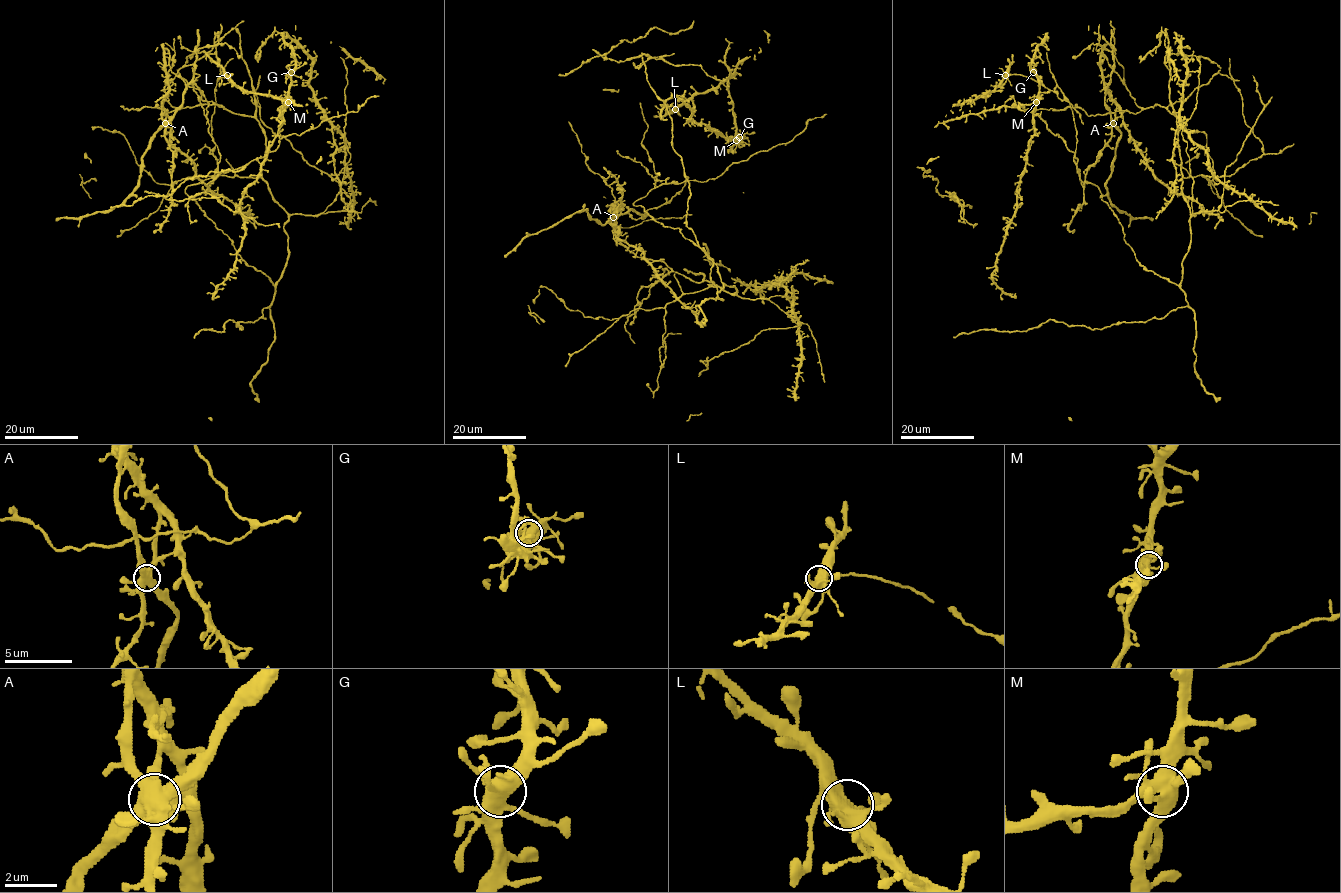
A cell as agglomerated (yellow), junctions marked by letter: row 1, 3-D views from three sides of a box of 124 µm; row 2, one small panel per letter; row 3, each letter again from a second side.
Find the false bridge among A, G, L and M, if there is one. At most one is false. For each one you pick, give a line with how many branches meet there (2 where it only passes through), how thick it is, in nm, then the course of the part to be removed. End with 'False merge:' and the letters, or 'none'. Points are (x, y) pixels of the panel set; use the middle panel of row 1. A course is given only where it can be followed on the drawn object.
A: 7 branches meet; 600 nm thick
False merge: A

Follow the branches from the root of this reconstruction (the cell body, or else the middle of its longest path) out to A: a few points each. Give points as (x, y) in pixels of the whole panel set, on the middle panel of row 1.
A: (669, 227), (713, 260), (736, 294), (637, 256), (615, 240), (613, 217)

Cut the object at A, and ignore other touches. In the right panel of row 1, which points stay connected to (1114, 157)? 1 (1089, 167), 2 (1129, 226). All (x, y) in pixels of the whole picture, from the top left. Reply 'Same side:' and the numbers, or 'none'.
Same side: 2

